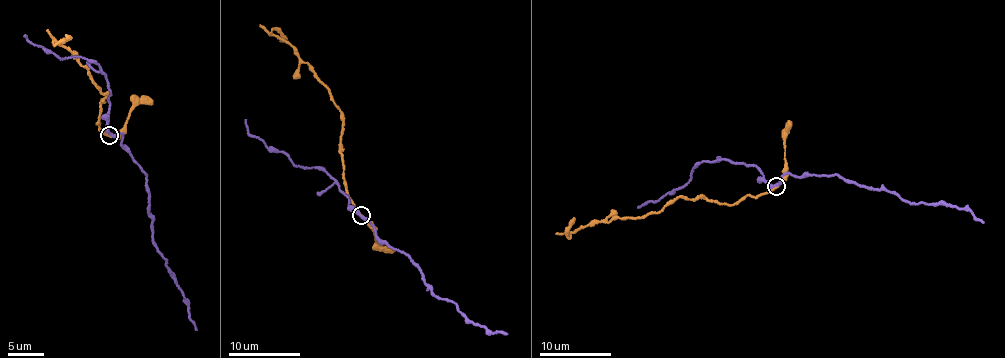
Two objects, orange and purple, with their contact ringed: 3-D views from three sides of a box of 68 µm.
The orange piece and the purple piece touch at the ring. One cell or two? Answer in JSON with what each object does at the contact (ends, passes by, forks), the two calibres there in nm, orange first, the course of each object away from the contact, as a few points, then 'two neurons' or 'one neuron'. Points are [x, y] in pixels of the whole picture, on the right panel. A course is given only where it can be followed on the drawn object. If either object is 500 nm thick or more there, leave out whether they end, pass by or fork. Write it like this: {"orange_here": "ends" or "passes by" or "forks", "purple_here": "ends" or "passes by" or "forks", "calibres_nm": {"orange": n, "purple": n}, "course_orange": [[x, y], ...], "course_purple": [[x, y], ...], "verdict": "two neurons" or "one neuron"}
{"orange_here": "passes by", "purple_here": "passes by", "calibres_nm": {"orange": 260, "purple": 260}, "course_orange": [[777, 186], [732, 204], [676, 197], [664, 208], [596, 221], [569, 237], [568, 224], [575, 217]], "course_purple": [[777, 186], [786, 173], [835, 174], [900, 198], [941, 202], [972, 212], [983, 221]], "verdict": "one neuron"}

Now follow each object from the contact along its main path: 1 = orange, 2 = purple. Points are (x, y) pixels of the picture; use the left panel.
1: (110, 135), (97, 123), (108, 91), (105, 94), (98, 87), (77, 56), (54, 44), (71, 37)
2: (110, 135), (122, 134), (121, 144), (145, 174), (151, 236), (166, 261), (165, 265), (197, 329)

